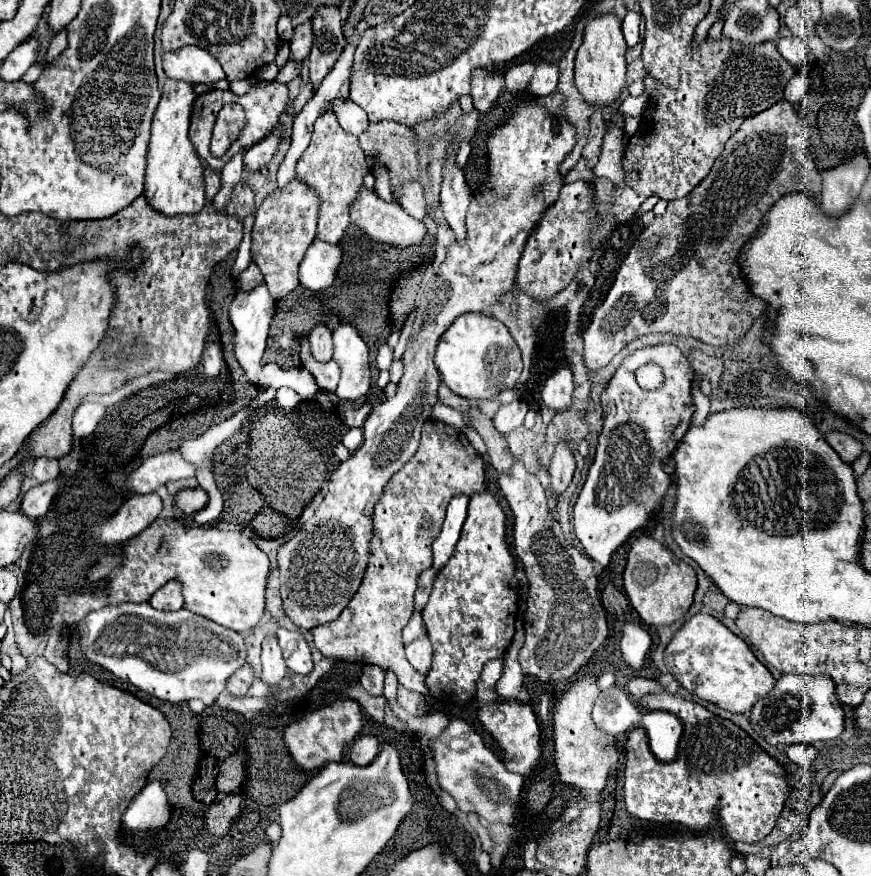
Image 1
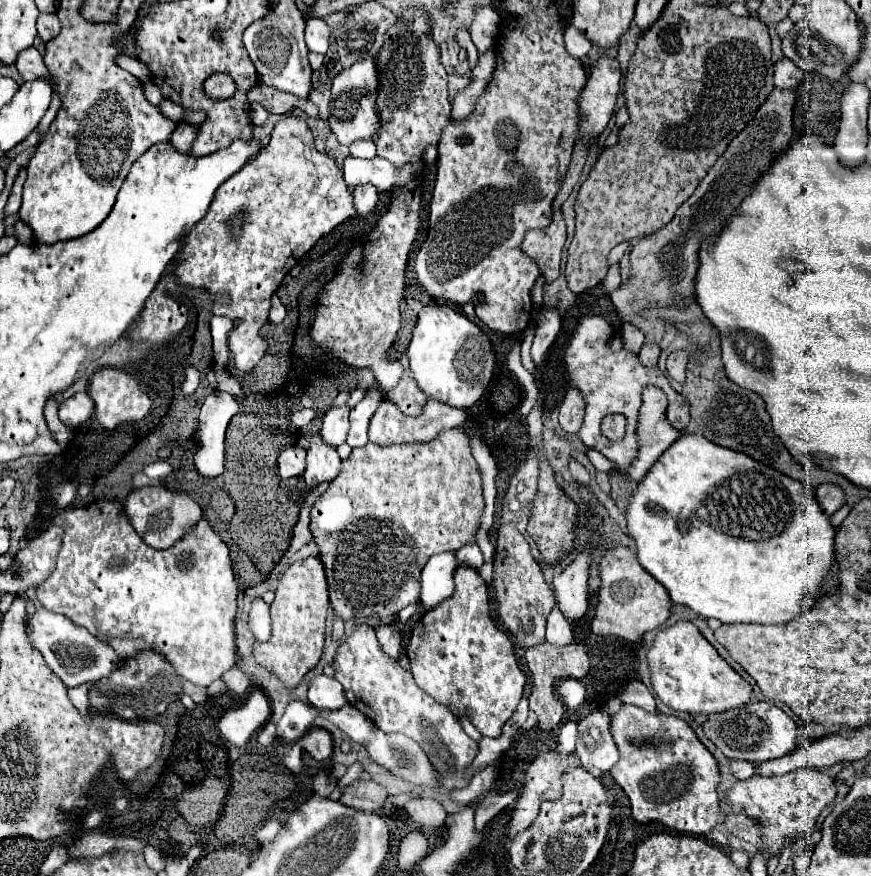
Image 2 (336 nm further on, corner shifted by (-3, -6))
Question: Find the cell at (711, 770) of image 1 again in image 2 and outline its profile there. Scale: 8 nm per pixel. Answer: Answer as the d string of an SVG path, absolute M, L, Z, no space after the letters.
M621 705L619 713L611 715L611 735L621 753L619 765L611 771L611 777L619 783L619 787L627 793L631 803L631 813L637 823L663 823L669 829L689 835L707 835L715 825L723 823L723 813L719 811L719 769L715 757L703 747L703 743L695 737L693 729L673 717L663 713L647 713L635 705Z

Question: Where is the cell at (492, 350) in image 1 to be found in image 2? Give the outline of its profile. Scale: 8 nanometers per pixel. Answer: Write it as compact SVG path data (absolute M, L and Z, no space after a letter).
M425 305L417 313L407 357L413 379L421 391L429 399L437 399L457 409L467 409L481 399L495 369L495 353L489 337L465 315L445 305Z

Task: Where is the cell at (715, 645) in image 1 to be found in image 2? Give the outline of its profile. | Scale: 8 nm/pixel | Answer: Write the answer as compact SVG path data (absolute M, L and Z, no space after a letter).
M679 621L657 633L655 643L647 651L653 693L673 711L693 715L711 715L735 709L751 701L751 685L735 673L713 645L699 633L691 621Z

